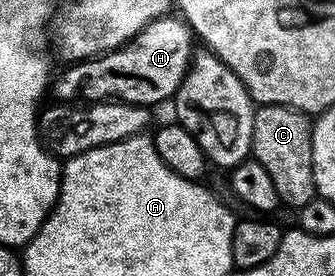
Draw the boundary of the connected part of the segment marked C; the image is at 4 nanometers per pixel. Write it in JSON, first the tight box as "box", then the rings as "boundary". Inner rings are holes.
{"box":[252,105,316,207],"boundary":[[[258,105],[255,108],[252,157],[272,175],[276,195],[283,206],[301,207],[316,196],[311,128],[311,118],[298,109],[289,109],[286,105]]]}

